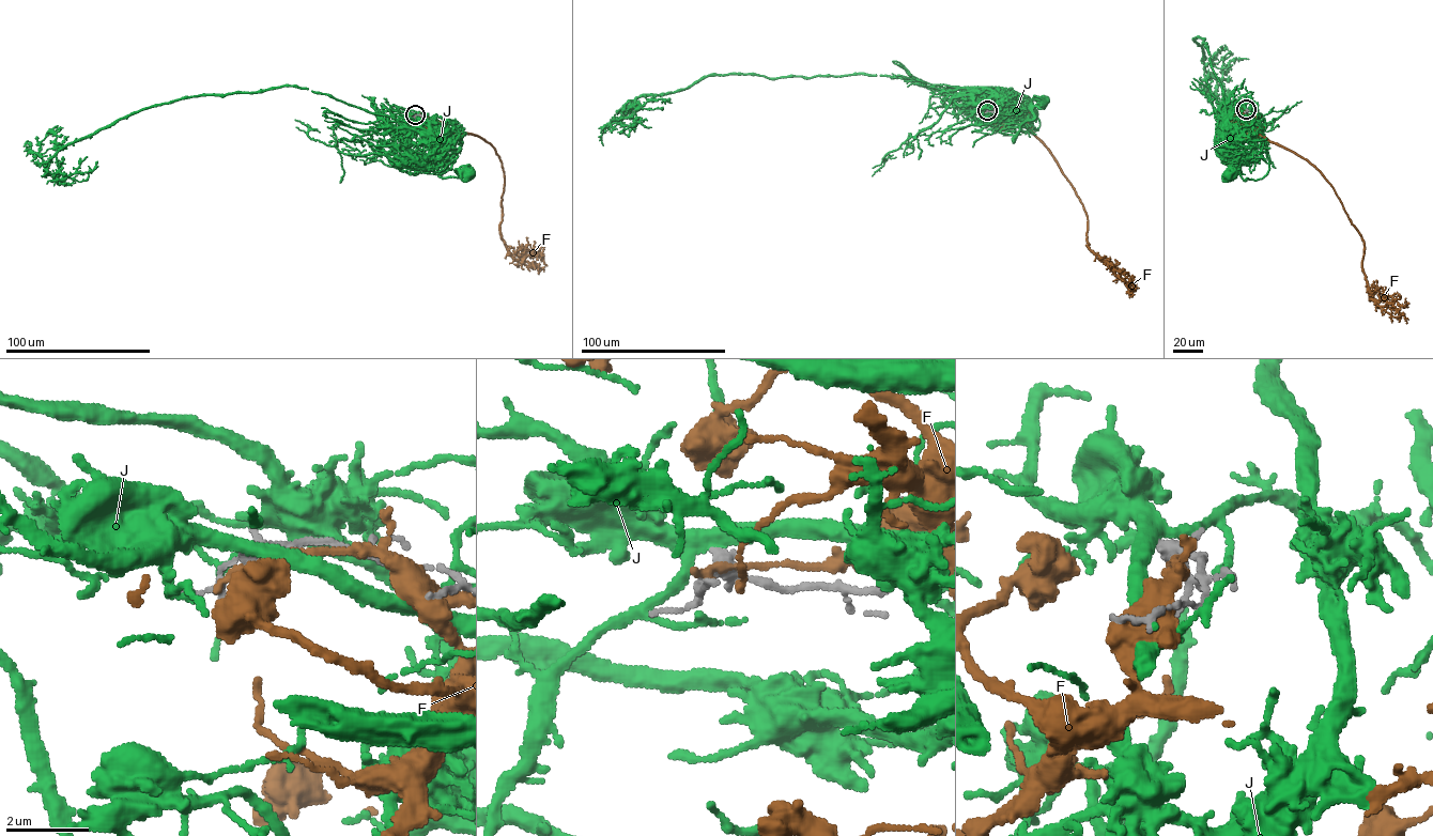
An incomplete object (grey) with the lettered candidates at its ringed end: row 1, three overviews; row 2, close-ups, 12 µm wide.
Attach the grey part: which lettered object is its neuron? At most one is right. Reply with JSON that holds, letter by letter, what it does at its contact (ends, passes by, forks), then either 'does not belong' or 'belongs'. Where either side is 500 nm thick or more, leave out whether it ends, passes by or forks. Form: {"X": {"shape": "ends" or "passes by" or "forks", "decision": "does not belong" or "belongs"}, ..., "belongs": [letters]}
{"F": {"shape": "ends", "decision": "does not belong"}, "J": {"shape": "forks", "decision": "does not belong"}, "belongs": []}

